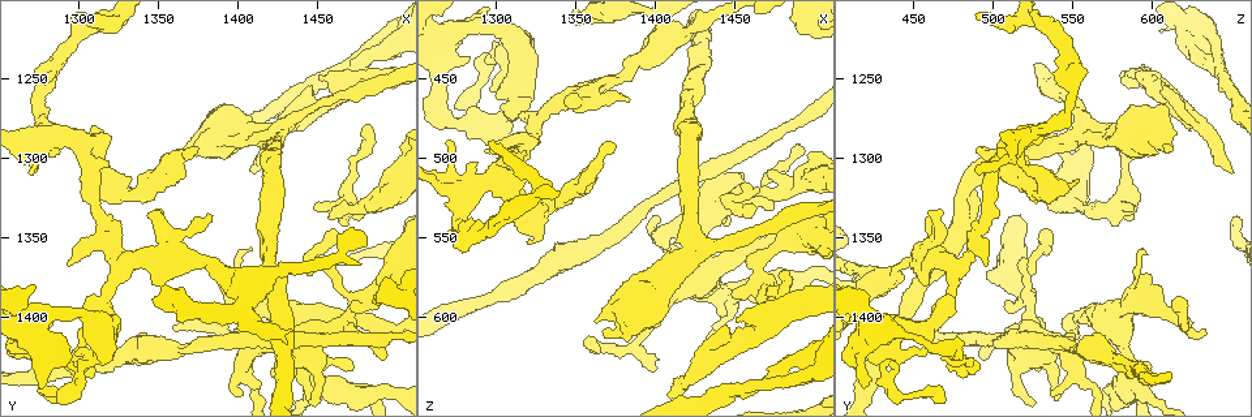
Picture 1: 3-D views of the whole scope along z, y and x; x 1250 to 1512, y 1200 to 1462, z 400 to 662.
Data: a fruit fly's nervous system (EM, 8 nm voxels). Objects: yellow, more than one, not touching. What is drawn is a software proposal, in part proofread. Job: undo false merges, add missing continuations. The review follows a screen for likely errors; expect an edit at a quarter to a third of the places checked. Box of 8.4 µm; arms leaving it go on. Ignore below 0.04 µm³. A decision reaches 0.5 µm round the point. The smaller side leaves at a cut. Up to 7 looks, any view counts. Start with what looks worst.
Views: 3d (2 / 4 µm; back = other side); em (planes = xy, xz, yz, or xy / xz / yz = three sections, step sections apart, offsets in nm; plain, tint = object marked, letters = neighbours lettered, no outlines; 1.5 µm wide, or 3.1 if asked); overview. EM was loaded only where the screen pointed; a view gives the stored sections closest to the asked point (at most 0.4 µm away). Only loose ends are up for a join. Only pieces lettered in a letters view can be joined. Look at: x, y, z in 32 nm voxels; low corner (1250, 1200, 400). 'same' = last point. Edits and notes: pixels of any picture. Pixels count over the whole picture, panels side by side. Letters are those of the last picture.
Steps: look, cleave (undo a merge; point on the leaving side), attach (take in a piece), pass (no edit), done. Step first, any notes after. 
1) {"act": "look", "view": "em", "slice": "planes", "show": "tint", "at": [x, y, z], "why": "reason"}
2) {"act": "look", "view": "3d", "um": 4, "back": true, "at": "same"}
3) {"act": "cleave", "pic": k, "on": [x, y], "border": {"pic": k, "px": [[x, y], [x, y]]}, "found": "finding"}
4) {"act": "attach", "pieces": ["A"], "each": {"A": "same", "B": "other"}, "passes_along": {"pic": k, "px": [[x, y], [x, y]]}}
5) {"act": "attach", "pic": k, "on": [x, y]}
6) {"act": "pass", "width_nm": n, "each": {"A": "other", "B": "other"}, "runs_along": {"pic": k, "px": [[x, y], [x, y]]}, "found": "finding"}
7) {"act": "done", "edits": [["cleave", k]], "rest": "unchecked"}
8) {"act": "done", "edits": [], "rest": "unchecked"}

{"act": "look", "view": "em", "slice": "planes", "show": "letters", "at": [1448, 1254, 606], "why": "an open end"}

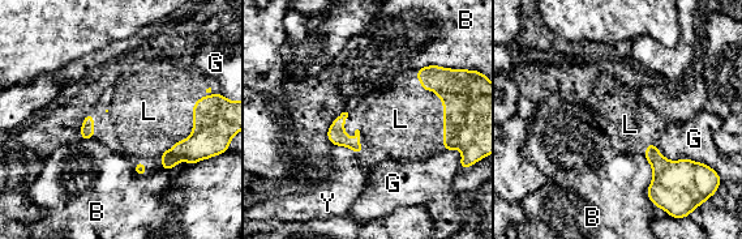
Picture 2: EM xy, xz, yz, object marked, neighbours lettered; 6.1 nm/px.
{"act": "attach", "pic": 2, "on": [157, 111], "longest_contact_nm": ["L", 550], "each": {"B": "other", "G": "other", "L": "same", "Y": "other"}, "found": "it goes on there"}

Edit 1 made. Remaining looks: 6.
{"act": "look", "view": "overview"}

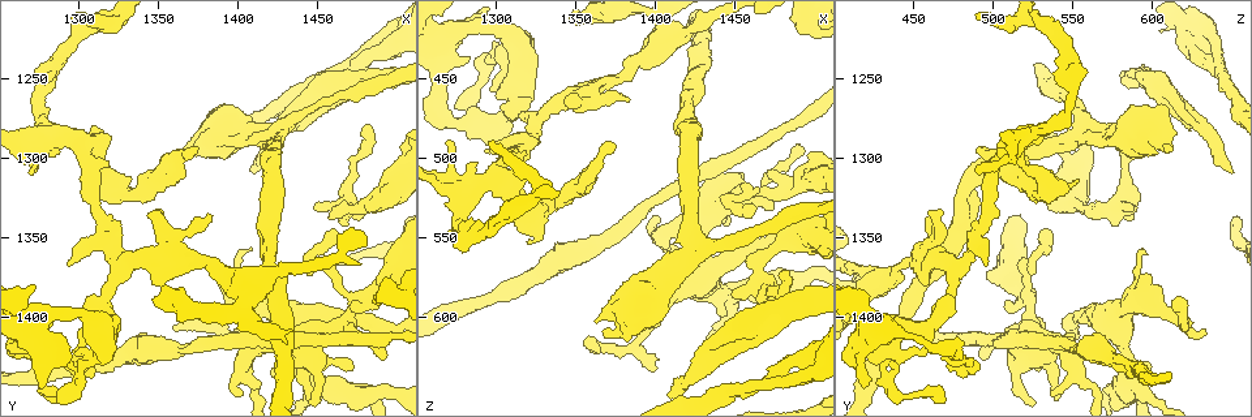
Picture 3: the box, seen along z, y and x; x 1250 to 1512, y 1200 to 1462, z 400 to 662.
{"act": "look", "view": "em", "slice": "planes", "show": "tint", "at": [1448, 1332, 584], "why": "an open end"}

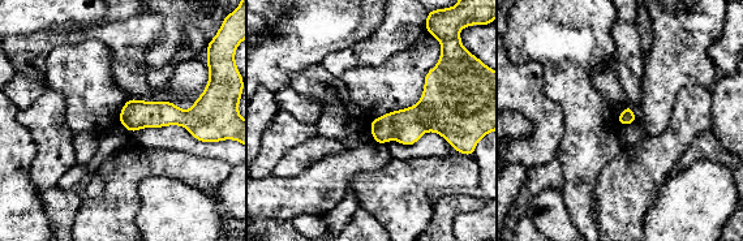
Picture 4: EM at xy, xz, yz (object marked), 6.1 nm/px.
{"act": "look", "view": "em", "slice": "planes", "show": "letters", "at": "same"}

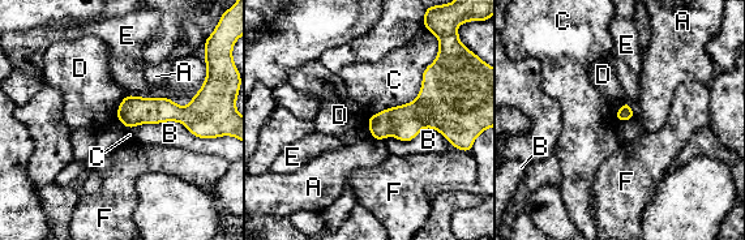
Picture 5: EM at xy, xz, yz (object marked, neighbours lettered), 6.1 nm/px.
{"act": "pass", "each": {"A": "other", "B": "other", "C": "other", "D": "other", "E": "other", "F": "other"}, "found": "none of them fits"}

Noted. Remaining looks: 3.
{"act": "look", "view": "em", "slice": "planes", "show": "letters", "at": [1492, 1424, 494], "why": "branch stops here"}

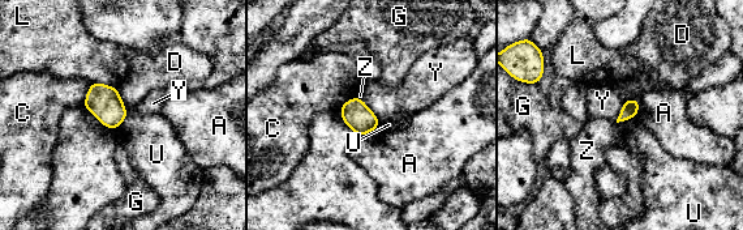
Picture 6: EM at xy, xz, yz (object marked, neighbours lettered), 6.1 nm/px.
{"act": "pass", "each": {"A": "other", "C": "other", "D": "other", "G": "other", "L": "other", "U": "other", "Y": "other", "Z": "other"}, "border": {"pic": 6, "px": [[360, 98], [378, 119]]}, "found": "no lettered piece goes on from it"}

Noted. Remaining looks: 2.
{"act": "done", "edits": [["attach", 2]], "rest": "unchecked"}

